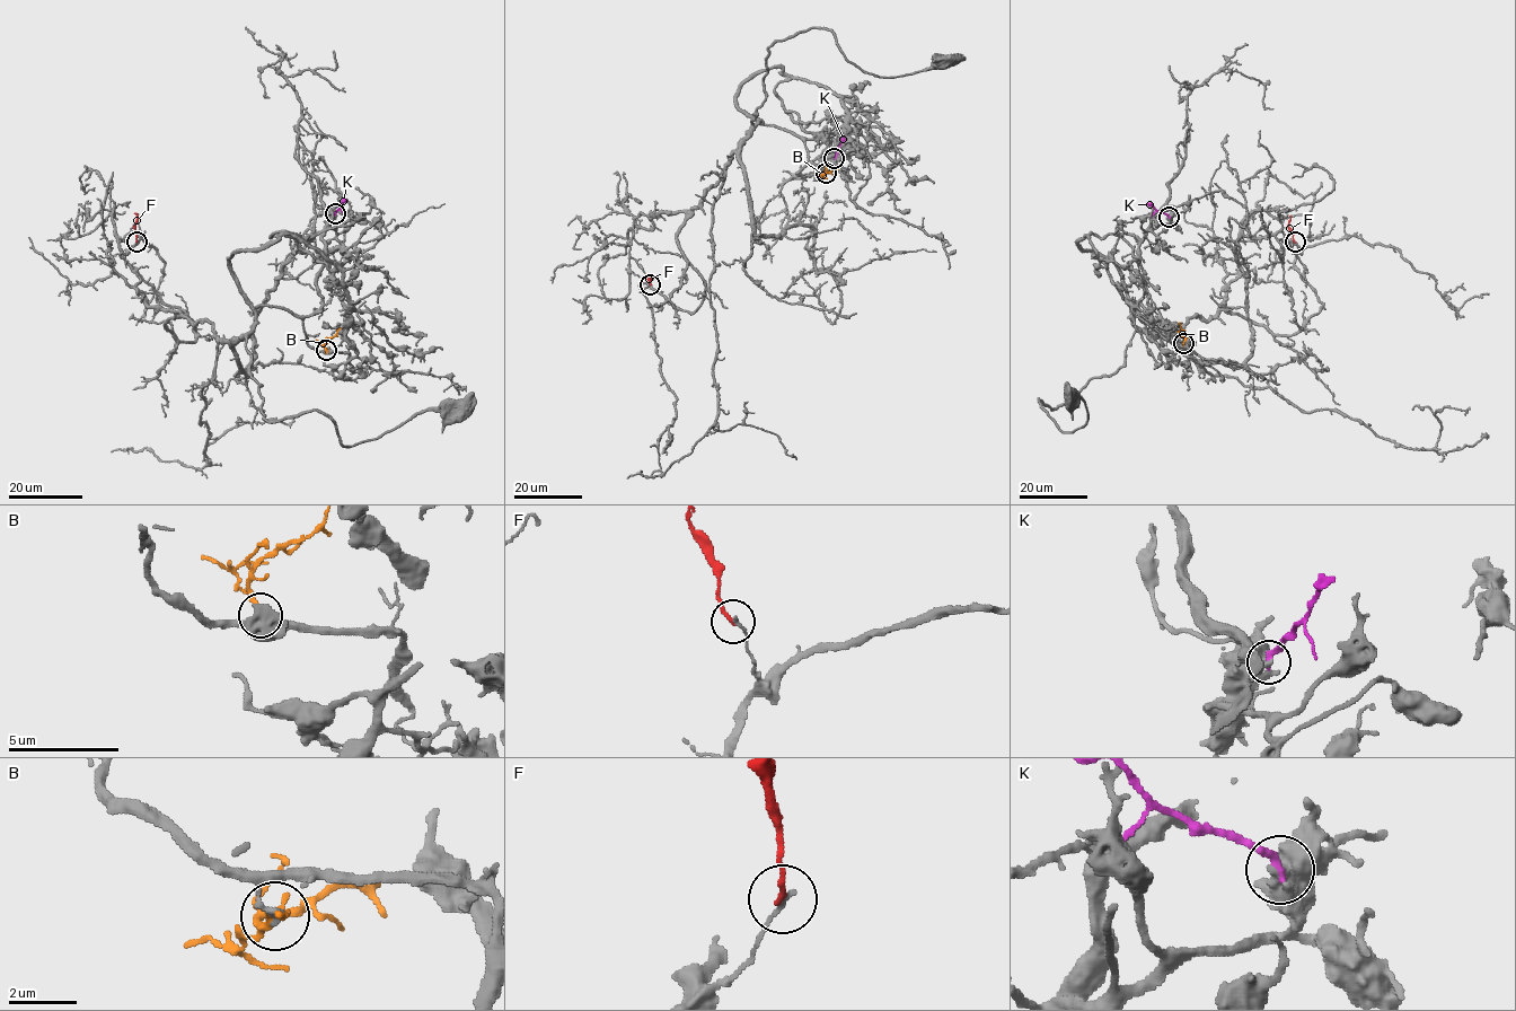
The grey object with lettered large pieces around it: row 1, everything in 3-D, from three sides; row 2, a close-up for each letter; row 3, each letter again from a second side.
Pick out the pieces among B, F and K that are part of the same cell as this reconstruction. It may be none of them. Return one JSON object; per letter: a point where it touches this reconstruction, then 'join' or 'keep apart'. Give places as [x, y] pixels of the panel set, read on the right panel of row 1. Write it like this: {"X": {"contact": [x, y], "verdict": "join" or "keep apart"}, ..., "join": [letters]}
{"B": {"contact": [1183, 343], "verdict": "keep apart"}, "F": {"contact": [1295, 242], "verdict": "keep apart"}, "K": {"contact": [1169, 217], "verdict": "keep apart"}, "join": []}

